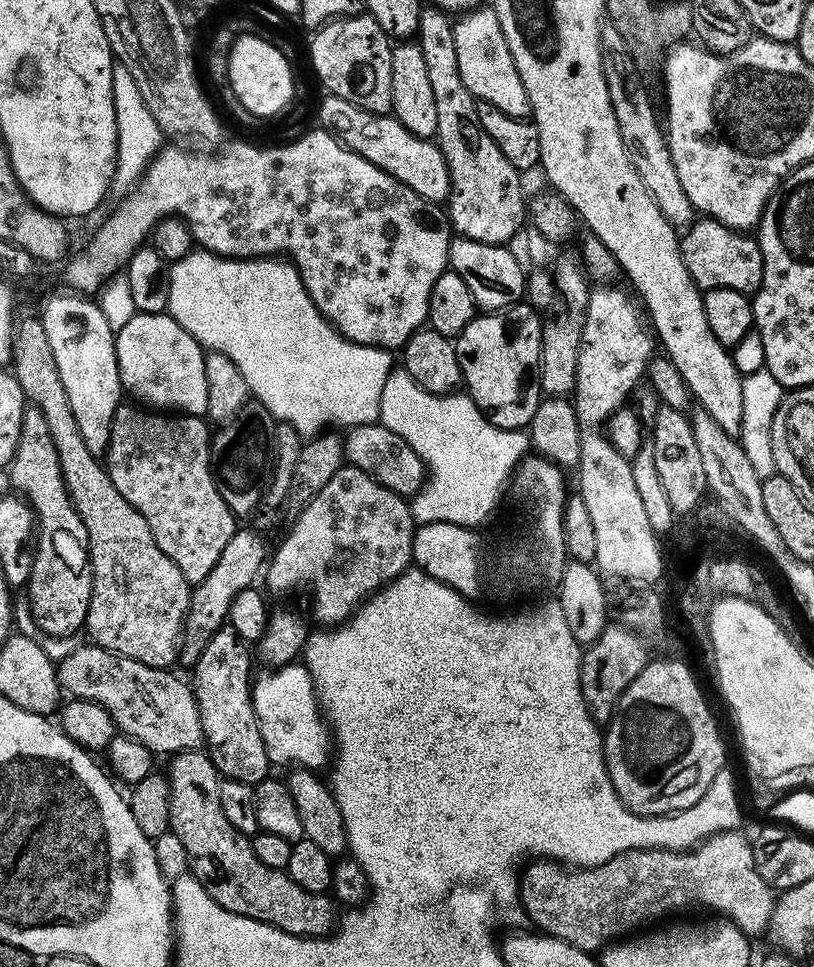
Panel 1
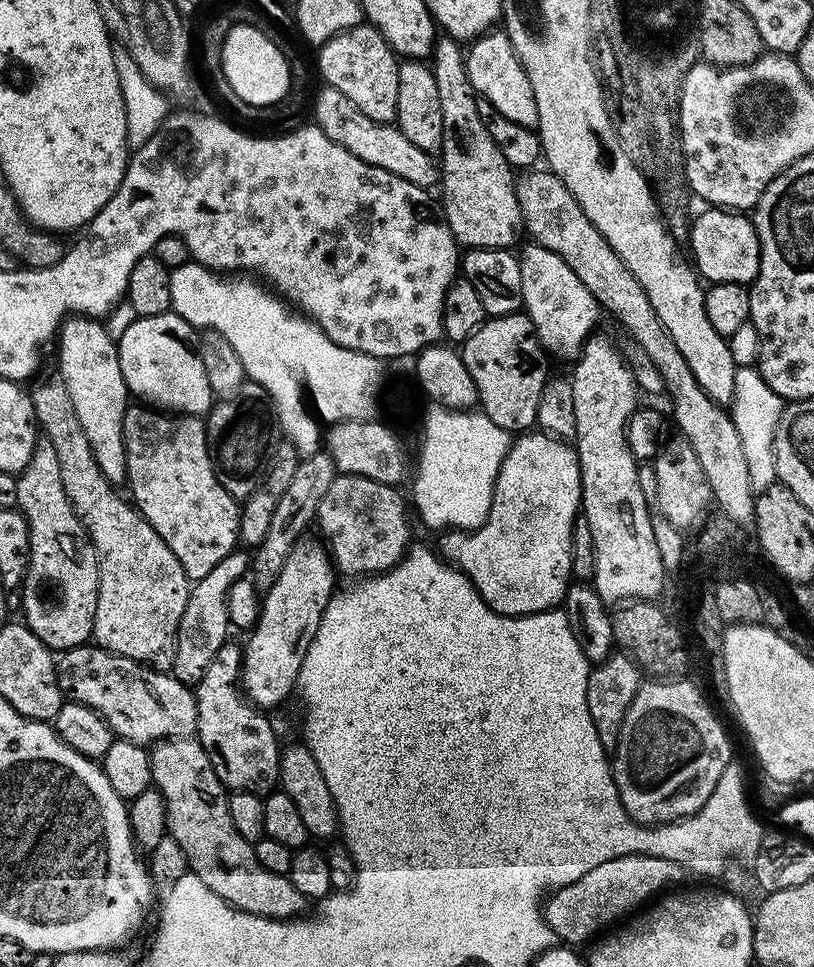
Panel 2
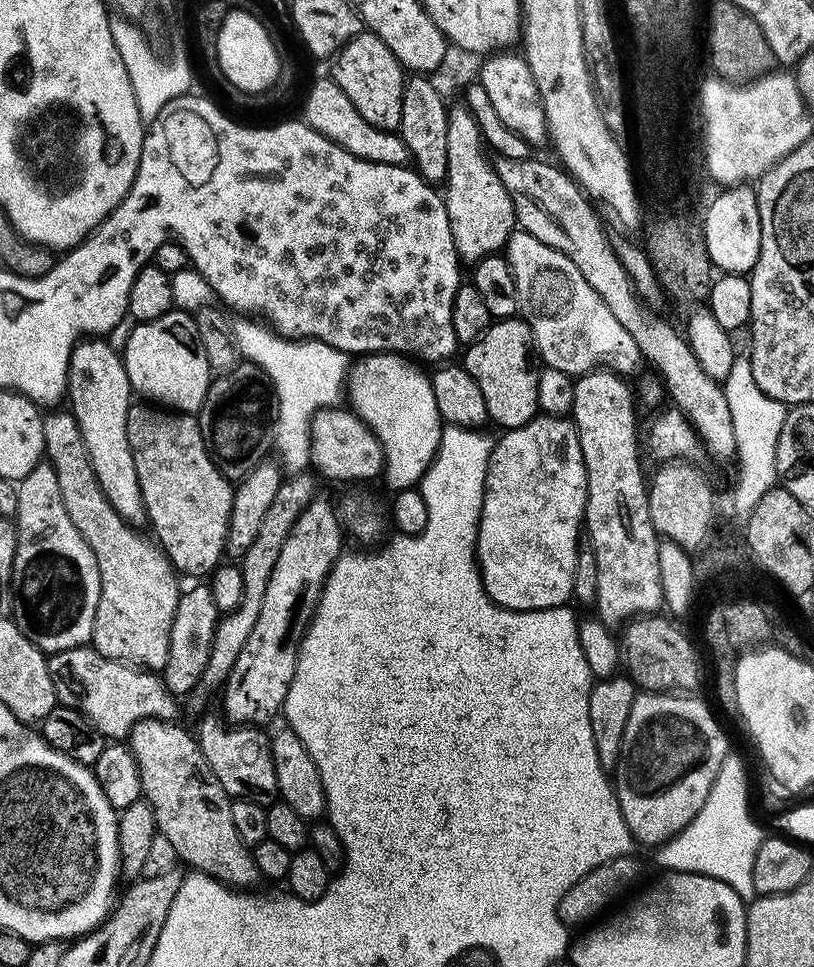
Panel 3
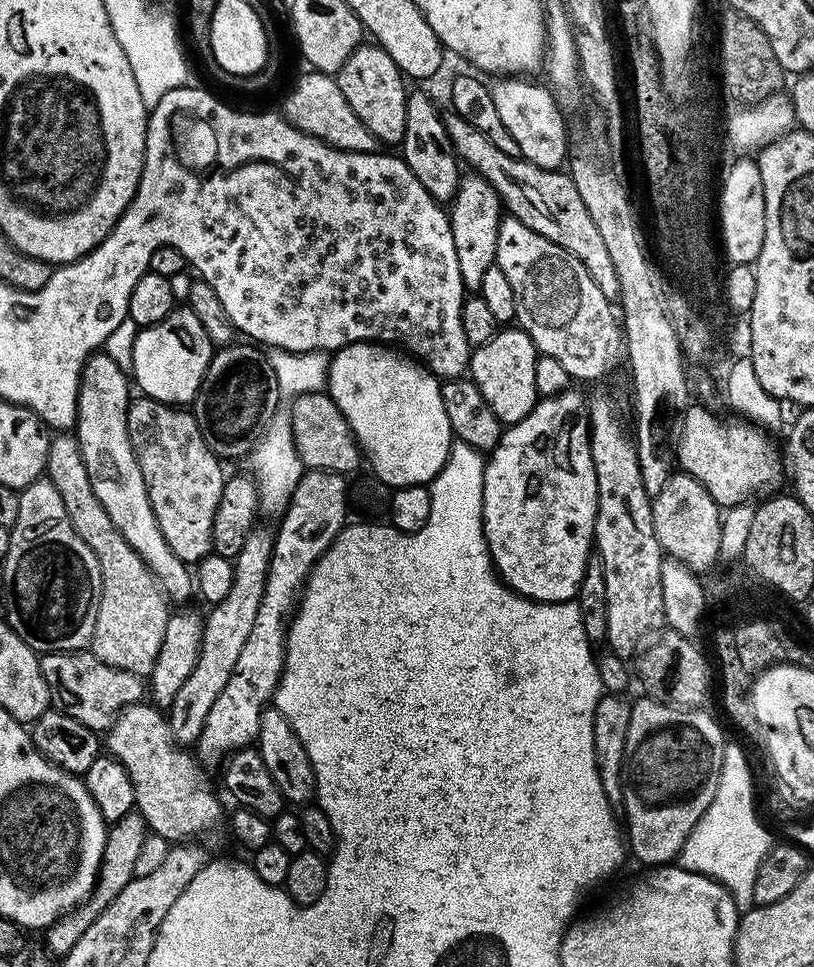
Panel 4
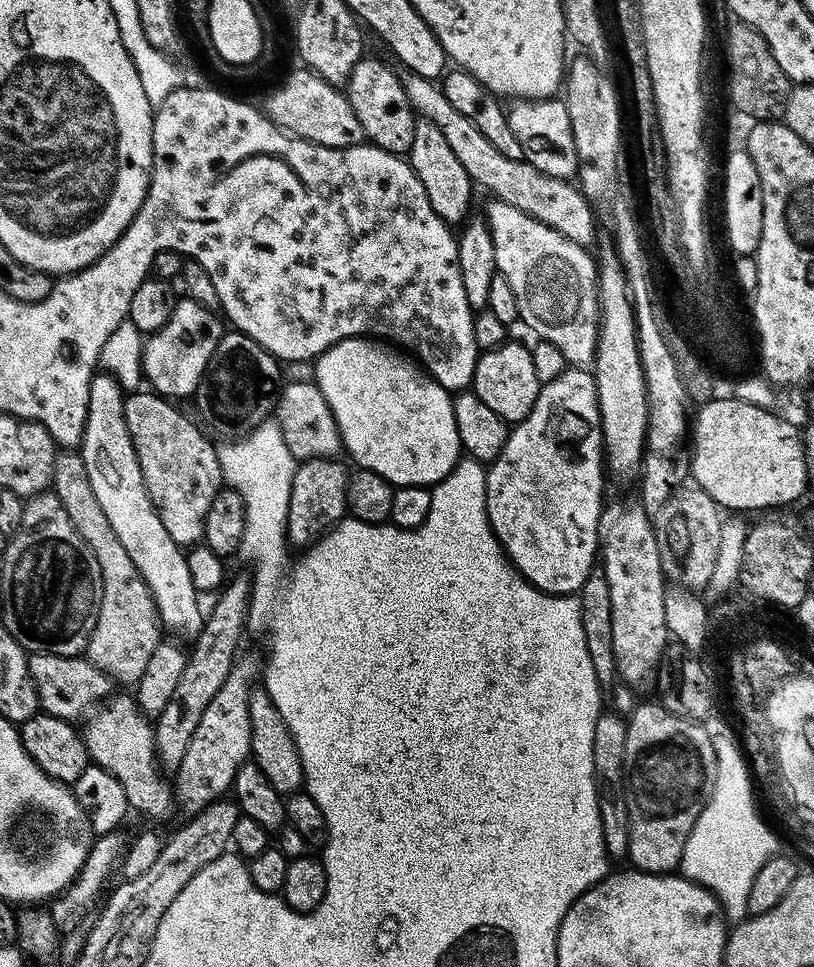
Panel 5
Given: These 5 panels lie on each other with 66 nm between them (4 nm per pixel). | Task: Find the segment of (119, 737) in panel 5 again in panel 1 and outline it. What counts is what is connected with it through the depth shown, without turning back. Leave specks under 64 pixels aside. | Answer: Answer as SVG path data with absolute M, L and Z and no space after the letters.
M207 751L177 752L171 760L172 765L166 769L170 786L170 818L172 819L170 831L178 834L178 838L182 838L182 846L186 846L188 851L188 867L191 875L196 876L198 882L202 882L206 894L210 894L210 898L214 898L214 902L218 902L218 906L226 910L234 914L242 914L246 918L254 918L258 922L266 922L286 934L313 938L329 935L338 920L337 905L333 897L323 892L302 890L298 882L288 877L287 871L270 870L270 866L258 862L252 849L251 839L234 830L234 826L230 826L226 818L226 813L222 811L222 801L218 795L222 777Z

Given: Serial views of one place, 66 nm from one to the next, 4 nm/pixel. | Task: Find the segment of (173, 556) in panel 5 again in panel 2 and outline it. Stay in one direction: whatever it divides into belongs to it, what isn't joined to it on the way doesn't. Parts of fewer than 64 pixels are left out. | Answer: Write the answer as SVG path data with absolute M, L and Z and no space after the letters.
M73 314L61 323L59 344L58 376L74 401L74 414L78 414L78 423L86 433L86 442L90 442L90 450L94 450L94 462L98 462L98 470L102 470L113 486L123 485L126 460L122 422L124 411L130 407L130 393L119 365L117 341L99 319Z

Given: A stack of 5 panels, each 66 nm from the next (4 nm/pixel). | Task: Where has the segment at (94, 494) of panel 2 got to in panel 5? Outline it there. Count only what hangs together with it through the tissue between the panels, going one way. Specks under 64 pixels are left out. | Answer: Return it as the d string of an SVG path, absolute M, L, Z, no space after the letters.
M57 451L50 488L56 493L58 502L62 502L62 510L66 510L66 518L70 518L70 522L74 526L74 530L78 530L82 542L88 544L90 554L94 554L94 558L98 558L98 570L102 570L102 602L98 610L96 625L88 639L86 659L94 666L98 666L98 670L105 672L108 679L117 685L134 686L142 678L142 674L146 674L146 661L153 656L154 646L158 646L162 639L162 625L160 615L156 613L154 598L150 594L142 574L138 574L134 562L130 562L130 554L126 554L122 542L118 542L118 534L114 534L106 514L102 514L102 506L98 506L98 498L94 498L94 490L90 490L86 466L82 462L79 451Z

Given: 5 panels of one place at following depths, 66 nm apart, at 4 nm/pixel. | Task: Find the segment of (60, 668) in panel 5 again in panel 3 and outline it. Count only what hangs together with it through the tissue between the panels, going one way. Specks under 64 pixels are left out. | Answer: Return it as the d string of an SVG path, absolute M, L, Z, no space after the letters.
M91 646L51 653L48 669L57 705L73 708L90 718L109 741L123 741L133 726L143 720L172 720L175 717L177 697L169 692L157 673L106 658Z

